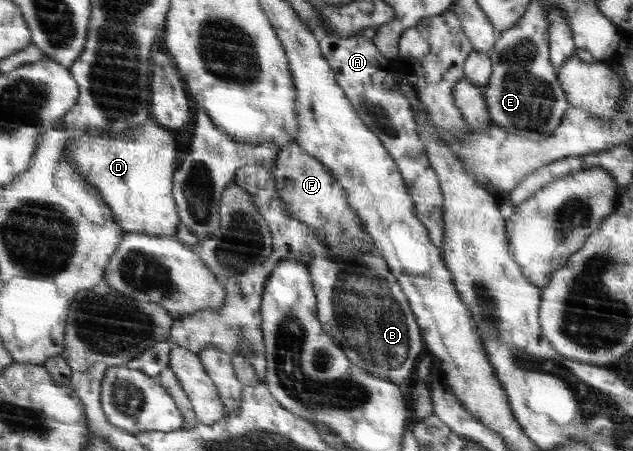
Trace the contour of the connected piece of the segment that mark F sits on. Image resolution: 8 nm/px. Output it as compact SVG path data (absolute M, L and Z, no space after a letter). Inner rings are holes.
M295 142L281 147L279 154L277 154L277 164L275 170L271 172L274 174L275 186L278 187L279 197L285 201L285 206L290 210L292 218L301 220L305 225L311 226L315 237L325 239L327 246L330 247L331 253L339 255L343 258L351 258L363 253L377 254L373 238L369 236L369 232L365 230L365 226L361 224L358 218L358 212L353 210L347 202L346 190L334 175L331 174L330 168L324 163L319 162L313 155L307 154Z

